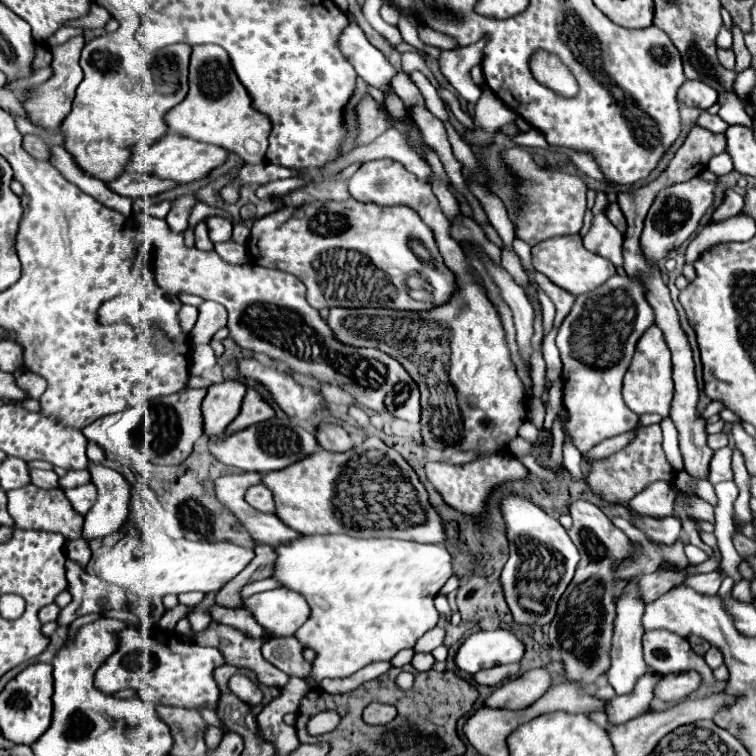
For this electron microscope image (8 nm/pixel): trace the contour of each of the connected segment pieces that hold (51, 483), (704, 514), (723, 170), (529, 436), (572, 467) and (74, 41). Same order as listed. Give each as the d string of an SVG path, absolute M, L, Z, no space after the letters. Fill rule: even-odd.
M30 470L30 478L38 488L56 488L58 476L52 470Z
M679 492L675 504L688 516L714 524L714 507L703 499L697 496L684 497L684 494Z
M726 152L714 156L708 163L707 169L717 176L723 176L733 170L733 162Z
M526 420L519 428L518 435L528 440L530 443L534 443L538 437L539 430L529 421Z
M569 436L564 437L563 444L563 465L571 476L578 479L582 476L581 464L582 455L578 449L572 444L572 440Z
M76 36L76 38L70 38L68 42L54 48L52 62L50 62L52 76L46 82L34 86L32 96L28 96L28 100L24 100L24 104L22 104L24 110L26 110L26 118L34 126L38 126L46 132L50 132L50 130L56 132L58 126L62 124L62 120L66 118L66 114L70 112L70 106L72 106L72 100L74 100L74 90L82 82L82 68L78 64L78 60L80 60L80 52L82 52L84 44L86 44L84 36Z

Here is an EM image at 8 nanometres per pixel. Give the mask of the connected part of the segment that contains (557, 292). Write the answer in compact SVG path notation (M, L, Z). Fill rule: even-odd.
M540 272L534 274L534 280L540 284L540 288L542 288L542 290L552 298L552 302L556 304L556 318L554 318L554 326L558 328L560 322L564 320L564 316L570 312L570 308L572 308L576 296L570 294L568 290L560 288L560 286L556 286L550 278L546 278L546 276L540 274Z

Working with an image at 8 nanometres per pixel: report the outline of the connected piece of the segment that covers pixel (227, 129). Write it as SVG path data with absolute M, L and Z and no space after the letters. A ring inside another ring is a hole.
M216 44L194 46L190 58L190 78L188 96L164 116L168 130L206 144L216 144L232 154L238 154L246 164L264 162L268 134L272 128L270 120L252 108L252 100L240 84L224 48Z

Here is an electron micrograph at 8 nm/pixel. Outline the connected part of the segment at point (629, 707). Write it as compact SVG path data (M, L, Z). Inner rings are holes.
M648 672L644 674L638 682L636 682L636 688L632 694L626 694L626 696L616 696L614 700L610 700L606 704L606 714L608 714L608 722L610 726L616 726L616 724L624 724L640 714L644 714L648 710L648 704L650 700L654 698L652 694L652 688L654 684L660 680L658 674L654 672Z

